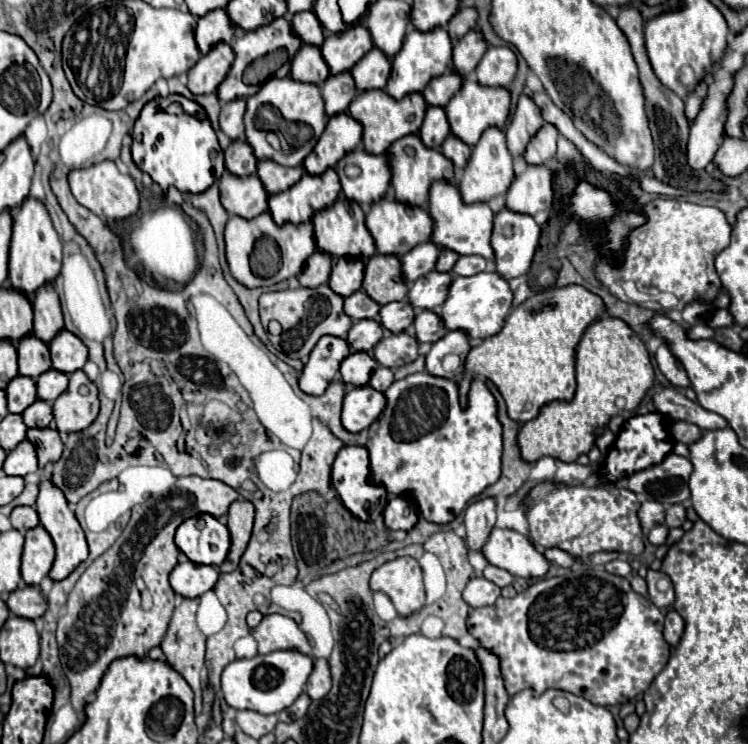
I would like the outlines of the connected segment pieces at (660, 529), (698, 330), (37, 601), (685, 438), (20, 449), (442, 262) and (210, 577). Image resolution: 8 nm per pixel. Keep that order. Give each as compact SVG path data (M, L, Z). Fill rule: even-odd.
M664 524L660 526L654 526L650 532L648 532L648 540L654 544L654 546L660 546L666 542L666 536L668 536L668 528Z
M700 322L700 324L694 324L694 326L688 326L688 336L693 340L713 338L714 330L708 324Z
M22 586L22 588L16 588L14 592L10 592L8 600L6 600L8 608L16 614L16 616L22 616L22 618L38 618L44 614L44 610L48 608L42 592L36 588L36 586Z
M674 420L674 422L672 422L672 426L670 426L670 434L672 434L672 438L674 438L676 442L692 444L692 442L700 440L700 434L702 434L702 430L700 430L696 424Z
M24 440L20 442L14 450L8 452L6 462L4 462L4 472L10 476L26 476L30 472L38 470L38 458L36 458L36 448L32 442Z
M442 250L438 256L436 270L438 272L452 272L452 266L456 260L458 260L458 254L452 254L452 250Z
M190 560L178 562L170 572L172 590L186 598L198 598L206 590L212 590L216 580L218 580L218 570L214 566L194 564Z

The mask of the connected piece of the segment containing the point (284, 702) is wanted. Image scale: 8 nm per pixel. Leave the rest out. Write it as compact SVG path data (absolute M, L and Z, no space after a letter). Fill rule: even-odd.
M276 650L276 652L270 652L266 656L258 654L258 656L250 658L250 660L234 660L222 672L224 700L228 702L228 706L232 706L236 710L254 710L254 712L260 712L260 714L278 714L280 710L288 708L302 694L304 684L306 684L310 672L312 672L312 660L310 660L310 656L300 654L296 650ZM260 664L274 666L280 672L282 678L280 678L280 684L276 686L276 690L262 692L262 690L258 690L252 684L252 672Z

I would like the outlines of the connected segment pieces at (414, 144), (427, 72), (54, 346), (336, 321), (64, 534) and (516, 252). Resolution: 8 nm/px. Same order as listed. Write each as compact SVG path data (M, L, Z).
M408 134L408 138L400 138L388 148L390 154L390 168L392 168L392 186L396 192L396 200L414 204L414 206L428 206L428 190L434 180L450 180L454 182L454 166L440 154L438 150L428 150L424 142L420 142L418 134Z
M410 28L402 50L392 58L392 74L390 74L386 92L396 100L412 92L422 92L424 86L432 78L444 74L448 66L452 66L452 40L448 32L444 28L436 28L430 32L420 32L416 28Z
M60 330L56 338L50 342L50 354L52 354L52 368L72 374L74 370L80 370L88 360L88 348L80 338L74 334L68 334L68 330Z
M328 284L318 288L294 288L294 290L278 290L278 292L264 292L260 296L260 318L266 326L270 320L278 320L282 324L280 334L280 352L288 358L306 360L316 342L326 336L340 336L346 338L352 318L344 314L344 298L336 294Z
M52 480L40 482L40 492L38 492L38 500L36 500L36 512L40 516L40 524L48 530L48 534L52 536L52 540L56 544L56 560L52 564L50 578L52 580L62 580L82 560L88 558L88 544L86 544L86 538L84 538L84 532L82 532L80 522L76 520L74 512L68 508L68 502L64 498L64 492L58 486L52 486Z
M506 206L494 218L492 248L496 252L496 272L506 280L528 272L540 240L540 226L530 214L508 210Z

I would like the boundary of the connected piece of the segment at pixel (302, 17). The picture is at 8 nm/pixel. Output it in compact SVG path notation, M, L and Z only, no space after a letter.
M312 10L294 14L290 20L292 20L292 30L302 38L304 44L322 46L324 28L320 26L320 22L316 22L316 14L312 14Z

